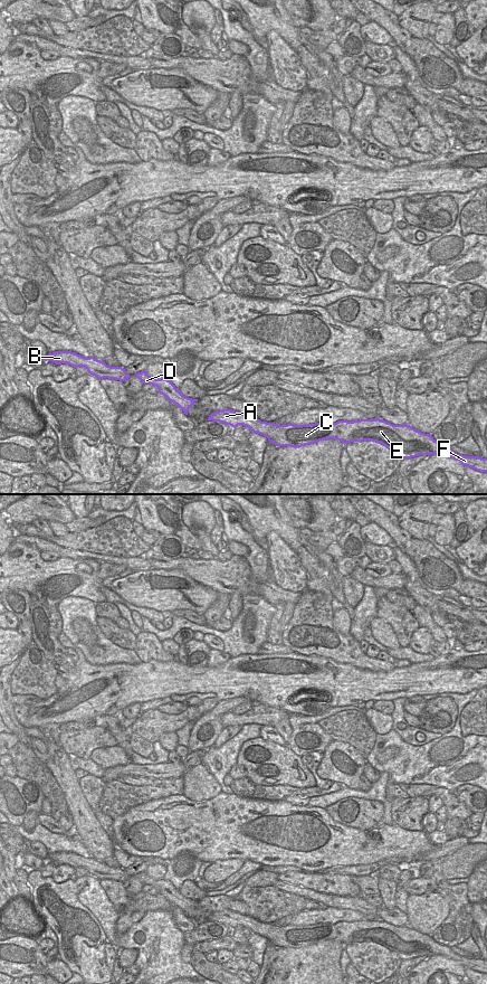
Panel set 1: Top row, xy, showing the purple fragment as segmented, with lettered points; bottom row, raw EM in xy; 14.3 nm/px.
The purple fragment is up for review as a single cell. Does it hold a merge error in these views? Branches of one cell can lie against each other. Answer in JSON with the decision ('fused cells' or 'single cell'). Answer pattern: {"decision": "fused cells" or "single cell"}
{"decision": "single cell"}

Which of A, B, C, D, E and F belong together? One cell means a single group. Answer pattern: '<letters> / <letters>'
A B C D E F

